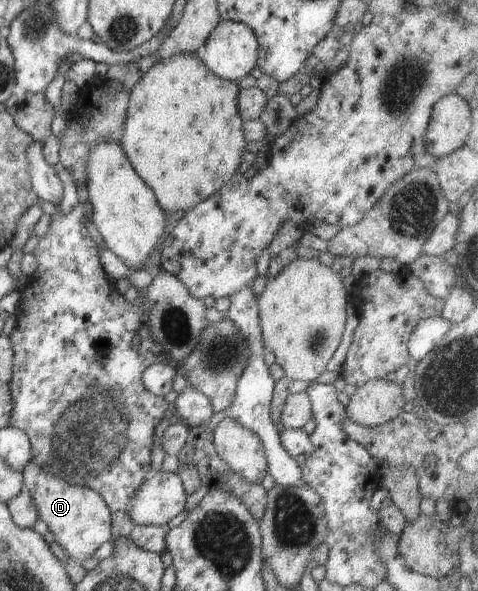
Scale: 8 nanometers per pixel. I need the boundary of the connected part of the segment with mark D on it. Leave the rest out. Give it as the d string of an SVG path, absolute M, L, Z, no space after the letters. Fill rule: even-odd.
M33 461L25 465L22 475L24 488L31 495L40 519L47 524L54 541L73 557L73 561L81 563L93 558L101 545L113 539L113 513L94 490L81 485L69 485L67 479L53 475Z

